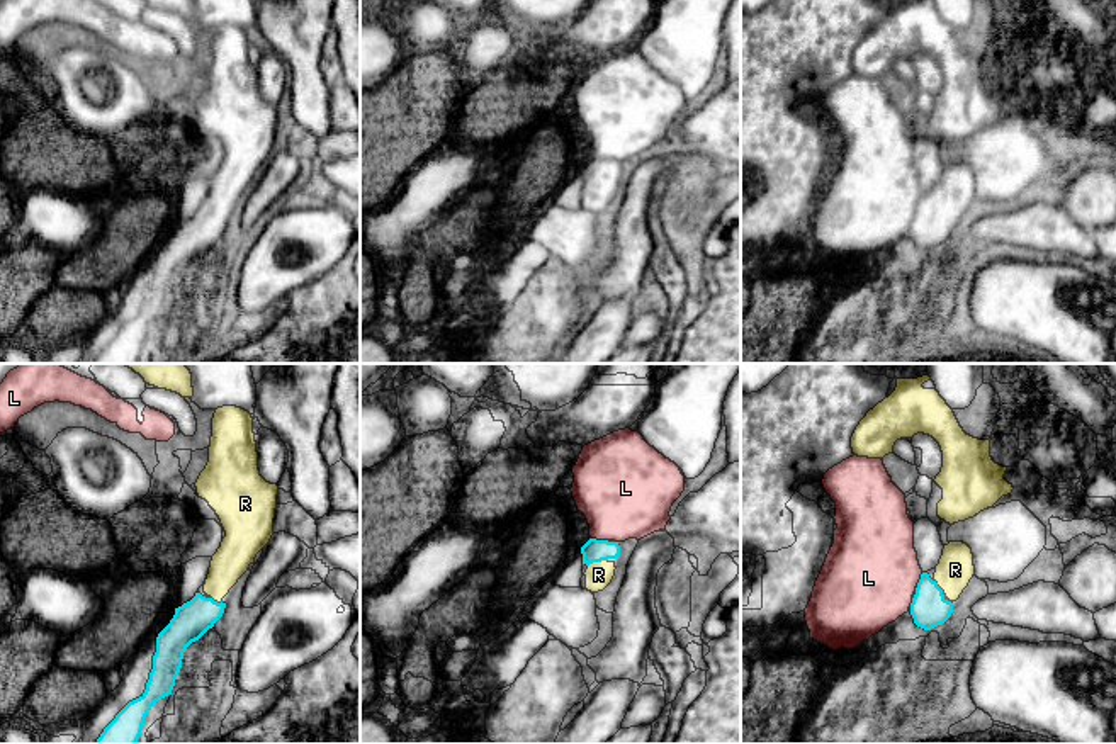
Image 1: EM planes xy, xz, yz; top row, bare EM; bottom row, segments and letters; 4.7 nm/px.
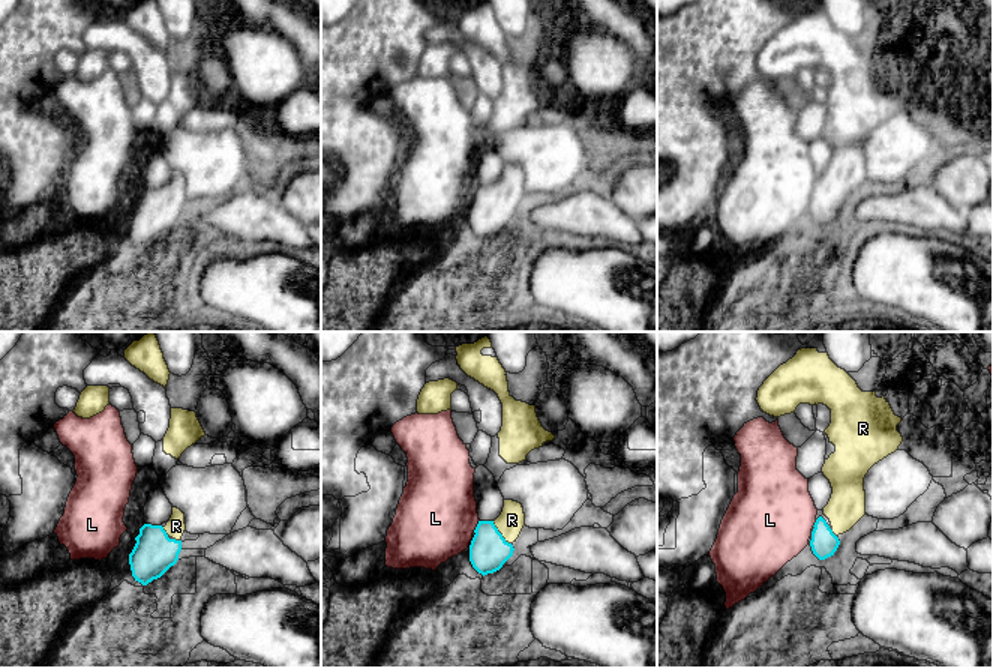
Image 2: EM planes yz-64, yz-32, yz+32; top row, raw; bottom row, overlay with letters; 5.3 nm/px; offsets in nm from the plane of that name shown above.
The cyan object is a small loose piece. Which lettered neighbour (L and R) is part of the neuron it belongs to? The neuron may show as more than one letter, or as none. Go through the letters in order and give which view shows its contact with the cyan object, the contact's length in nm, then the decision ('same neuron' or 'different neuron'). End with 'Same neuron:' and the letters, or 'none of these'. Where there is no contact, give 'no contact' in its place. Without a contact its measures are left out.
L: xz | 80 nm | different neuron
R: xz | 100 nm | same neuron
Same neuron: R

